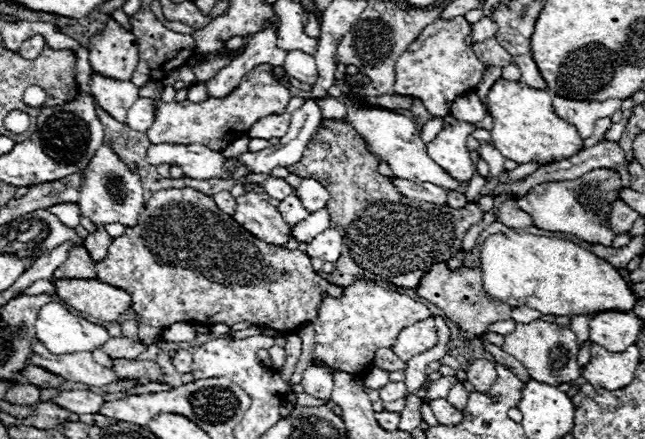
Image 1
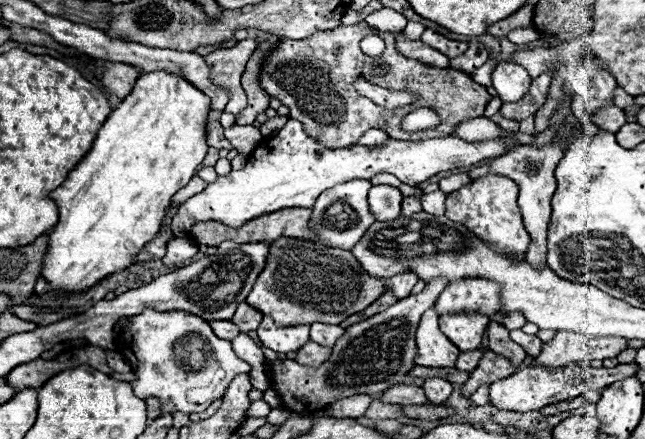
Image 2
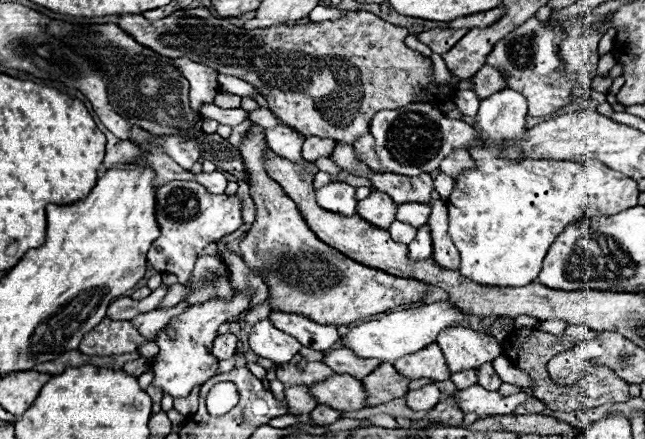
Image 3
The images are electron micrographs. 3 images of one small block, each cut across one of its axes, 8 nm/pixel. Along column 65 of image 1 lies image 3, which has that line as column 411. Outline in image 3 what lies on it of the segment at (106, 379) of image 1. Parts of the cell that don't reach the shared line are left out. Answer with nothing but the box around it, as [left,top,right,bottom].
[394,344,450,380]

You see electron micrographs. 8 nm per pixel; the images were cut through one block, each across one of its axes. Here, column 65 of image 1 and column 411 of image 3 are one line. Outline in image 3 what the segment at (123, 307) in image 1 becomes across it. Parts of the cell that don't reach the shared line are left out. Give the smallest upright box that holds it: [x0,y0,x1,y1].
[240,122,426,326]

